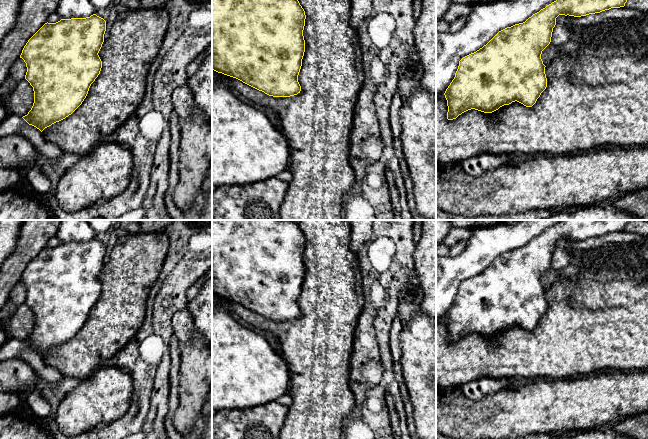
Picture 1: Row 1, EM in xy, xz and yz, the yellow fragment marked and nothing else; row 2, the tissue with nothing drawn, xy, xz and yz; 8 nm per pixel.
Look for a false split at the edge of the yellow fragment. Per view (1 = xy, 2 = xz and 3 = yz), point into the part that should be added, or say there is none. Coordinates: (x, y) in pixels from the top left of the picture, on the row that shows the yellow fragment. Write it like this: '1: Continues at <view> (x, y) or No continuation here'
1: No continuation here
2: No continuation here
3: No continuation here

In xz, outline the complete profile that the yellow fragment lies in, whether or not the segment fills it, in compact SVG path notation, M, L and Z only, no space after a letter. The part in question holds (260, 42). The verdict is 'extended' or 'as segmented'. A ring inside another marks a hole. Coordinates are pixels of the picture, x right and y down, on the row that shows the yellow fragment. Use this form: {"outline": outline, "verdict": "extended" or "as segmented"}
{"outline": "M212 0L212 70L236 78L243 83L273 97L290 97L301 91L298 75L305 52L303 30L305 11L298 0Z", "verdict": "as segmented"}

